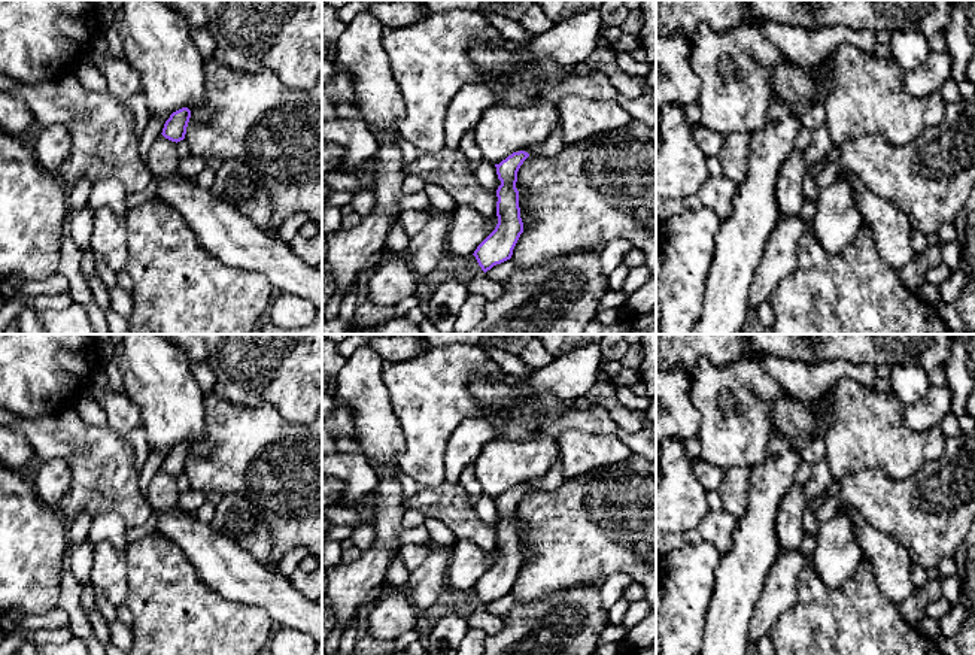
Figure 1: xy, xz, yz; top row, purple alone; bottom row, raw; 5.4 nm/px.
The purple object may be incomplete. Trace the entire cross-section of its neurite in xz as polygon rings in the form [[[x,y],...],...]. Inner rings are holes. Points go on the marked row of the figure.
[[[519,151],[495,164],[498,179],[501,181],[496,189],[498,224],[473,254],[485,273],[511,258],[513,249],[523,233],[516,182],[517,172],[528,157],[528,152]]]

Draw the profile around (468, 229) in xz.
[[[458,206],[450,215],[446,248],[455,255],[473,255],[496,224],[498,216],[488,219],[468,206]]]

